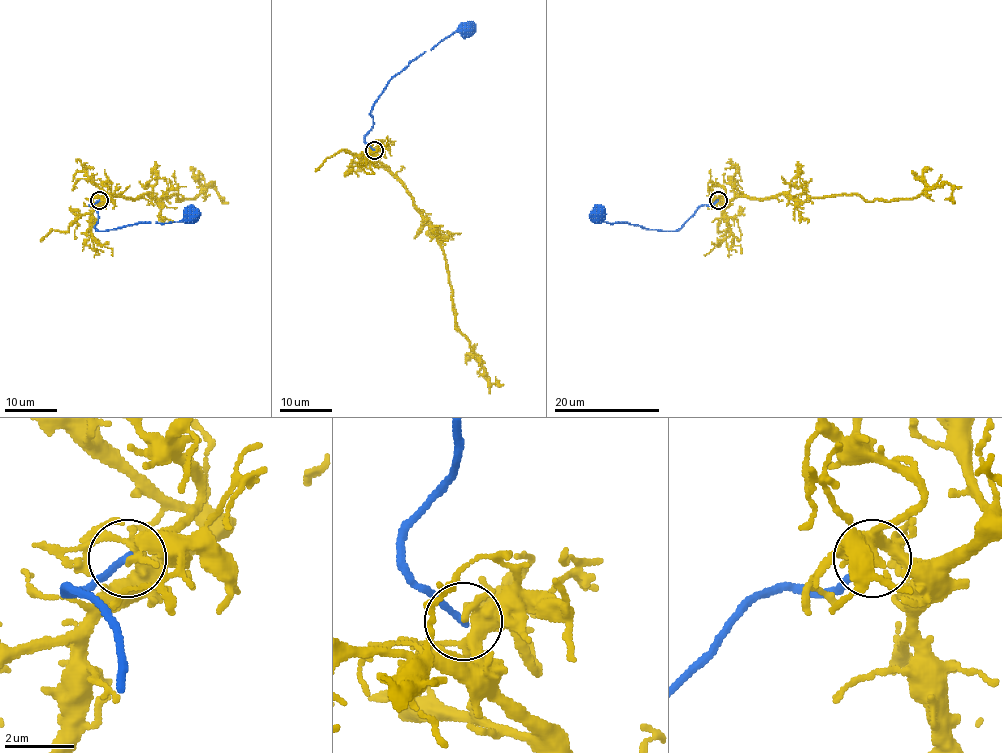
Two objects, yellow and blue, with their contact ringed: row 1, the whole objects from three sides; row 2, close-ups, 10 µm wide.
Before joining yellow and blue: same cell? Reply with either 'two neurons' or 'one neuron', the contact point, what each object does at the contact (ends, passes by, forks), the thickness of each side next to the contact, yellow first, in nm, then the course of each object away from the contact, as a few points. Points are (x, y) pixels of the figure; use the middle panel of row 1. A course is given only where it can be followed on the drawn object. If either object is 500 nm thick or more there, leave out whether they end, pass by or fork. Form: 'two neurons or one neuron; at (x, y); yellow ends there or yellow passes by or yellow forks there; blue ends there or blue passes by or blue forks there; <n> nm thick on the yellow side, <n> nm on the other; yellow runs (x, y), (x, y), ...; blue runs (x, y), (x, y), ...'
two neurons; at (374, 150); yellow ends there; blue ends there; 240 nm thick on the yellow side, 200 nm on the other; yellow runs (374, 150), (435, 234), (444, 255), (456, 327), (475, 354), (485, 377), (503, 384); blue runs (374, 150), (366, 143), (365, 136), (373, 126), (370, 112), (391, 79), (461, 28), (471, 28), (475, 24)

